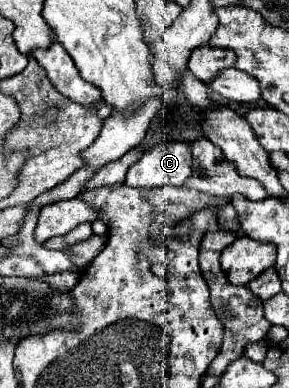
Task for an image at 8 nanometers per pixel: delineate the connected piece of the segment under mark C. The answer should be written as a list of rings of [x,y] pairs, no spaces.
[[[163,140],[143,154],[127,172],[127,186],[161,188],[165,184],[183,186],[191,176],[189,140]]]

